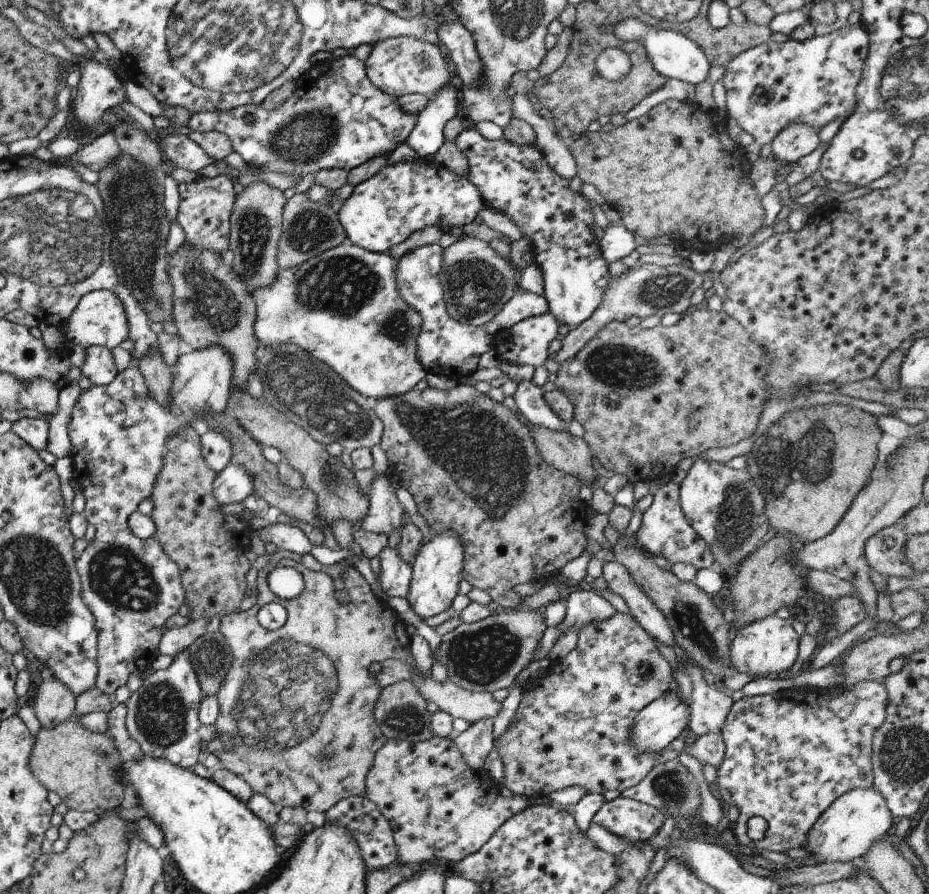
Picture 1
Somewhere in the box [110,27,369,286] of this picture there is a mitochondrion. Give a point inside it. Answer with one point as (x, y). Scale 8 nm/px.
(304, 136)

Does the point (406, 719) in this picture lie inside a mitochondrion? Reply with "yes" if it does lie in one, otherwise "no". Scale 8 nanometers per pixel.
yes

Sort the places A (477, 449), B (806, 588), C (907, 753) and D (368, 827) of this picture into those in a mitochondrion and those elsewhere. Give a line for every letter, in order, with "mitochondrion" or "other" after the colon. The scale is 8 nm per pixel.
A: mitochondrion
B: other
C: mitochondrion
D: mitochondrion

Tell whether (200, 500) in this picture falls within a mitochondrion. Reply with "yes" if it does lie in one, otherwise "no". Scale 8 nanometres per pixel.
no

